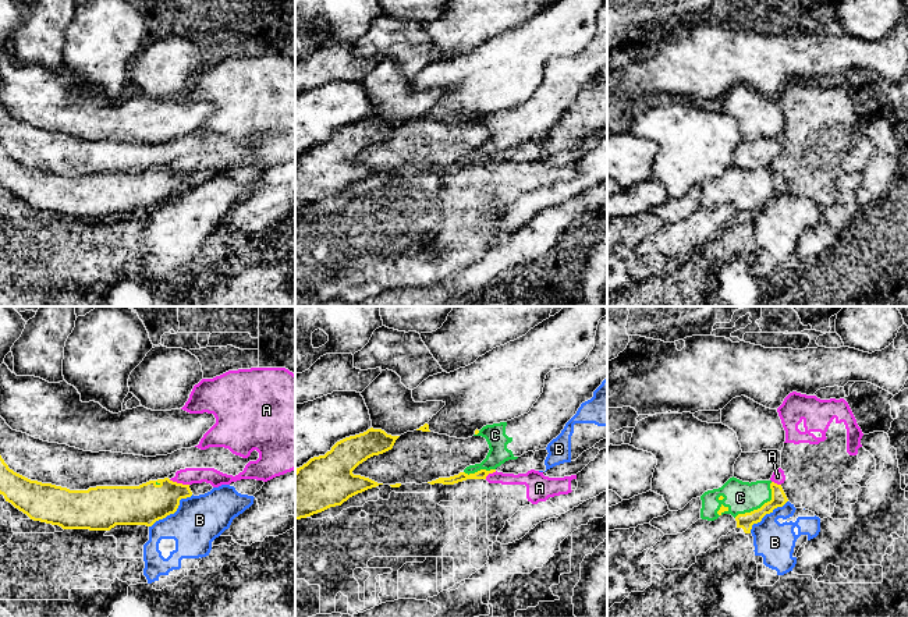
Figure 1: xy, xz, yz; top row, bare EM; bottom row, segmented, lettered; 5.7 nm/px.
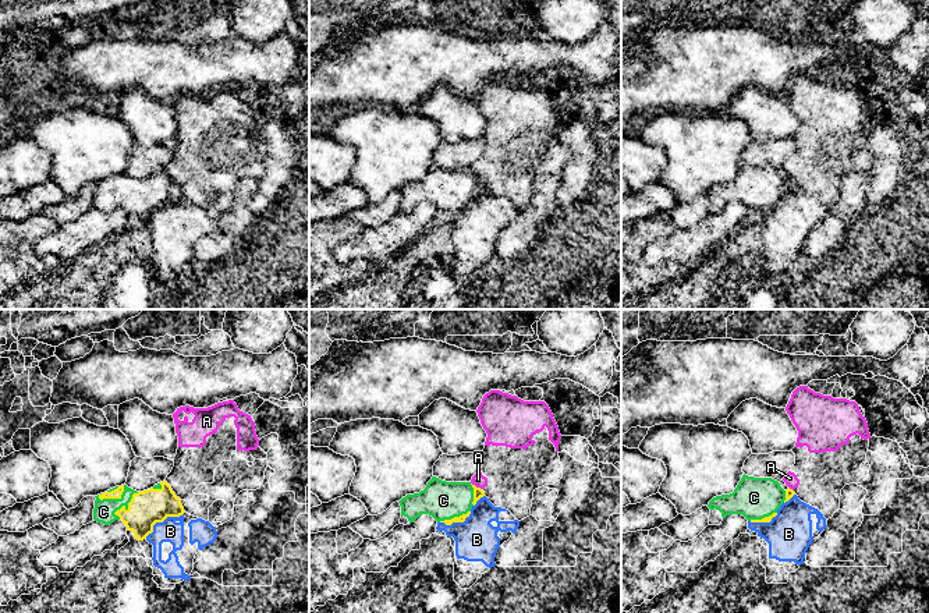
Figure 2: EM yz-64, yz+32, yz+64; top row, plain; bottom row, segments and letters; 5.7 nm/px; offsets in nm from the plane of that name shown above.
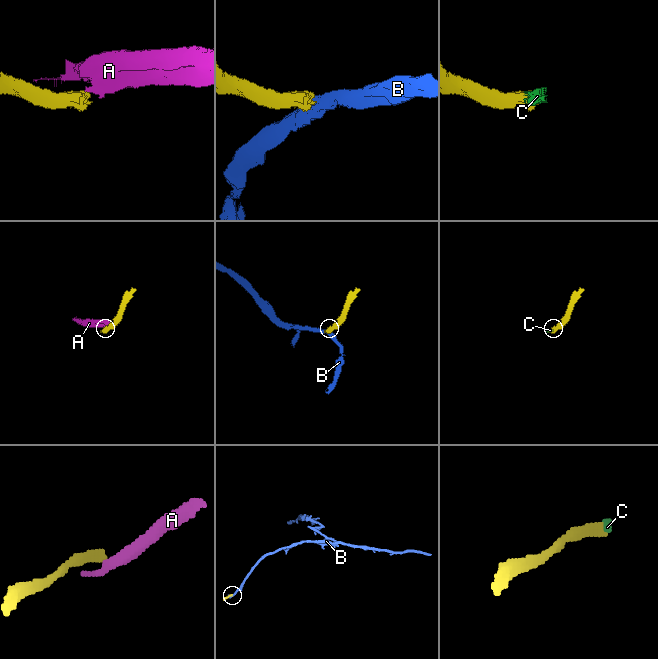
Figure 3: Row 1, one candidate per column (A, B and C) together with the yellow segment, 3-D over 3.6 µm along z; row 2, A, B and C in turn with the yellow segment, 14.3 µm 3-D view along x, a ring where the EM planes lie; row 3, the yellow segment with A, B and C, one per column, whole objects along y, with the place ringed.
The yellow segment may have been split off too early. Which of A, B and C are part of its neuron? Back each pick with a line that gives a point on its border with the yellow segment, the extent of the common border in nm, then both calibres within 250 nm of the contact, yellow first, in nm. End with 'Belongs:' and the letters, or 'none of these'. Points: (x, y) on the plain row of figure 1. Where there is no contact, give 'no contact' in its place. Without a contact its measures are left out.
C: meets yellow in yz at (762, 194); contact 300 nm long; 90 nm thick on the yellow side, 180 nm on the other
Belongs: C

